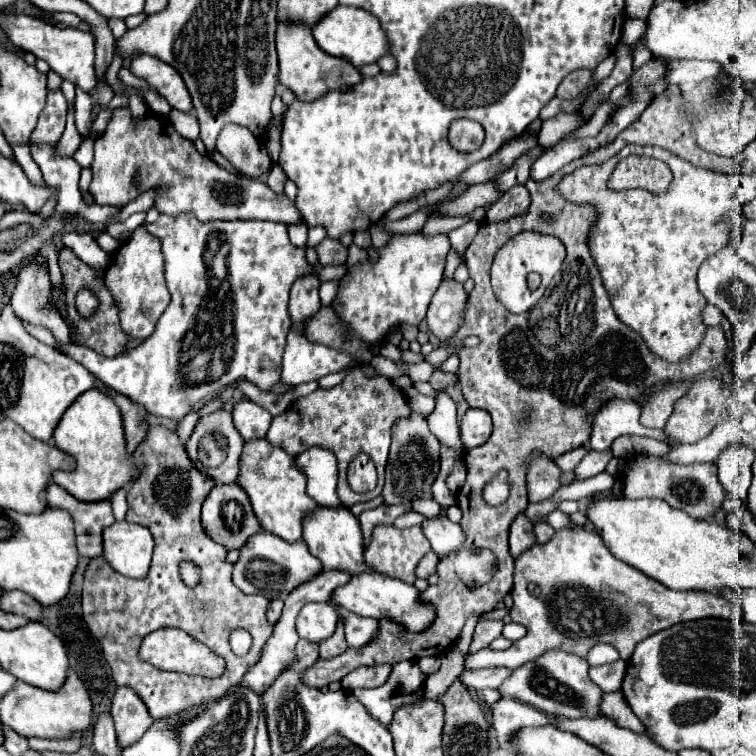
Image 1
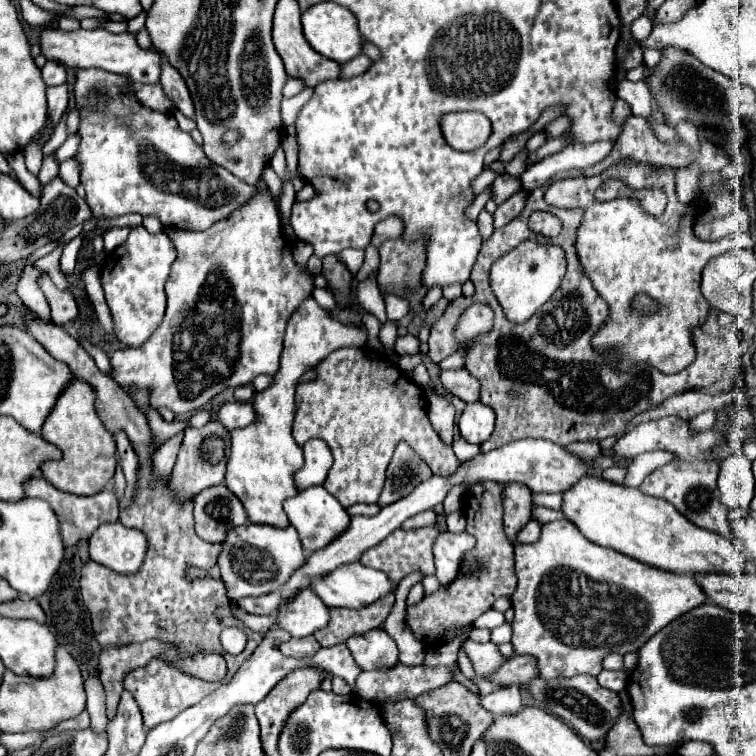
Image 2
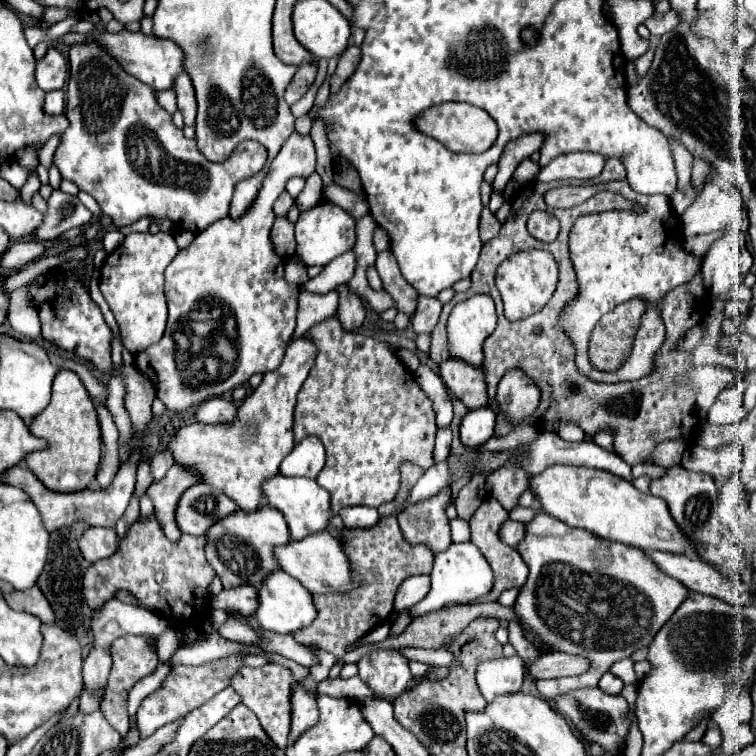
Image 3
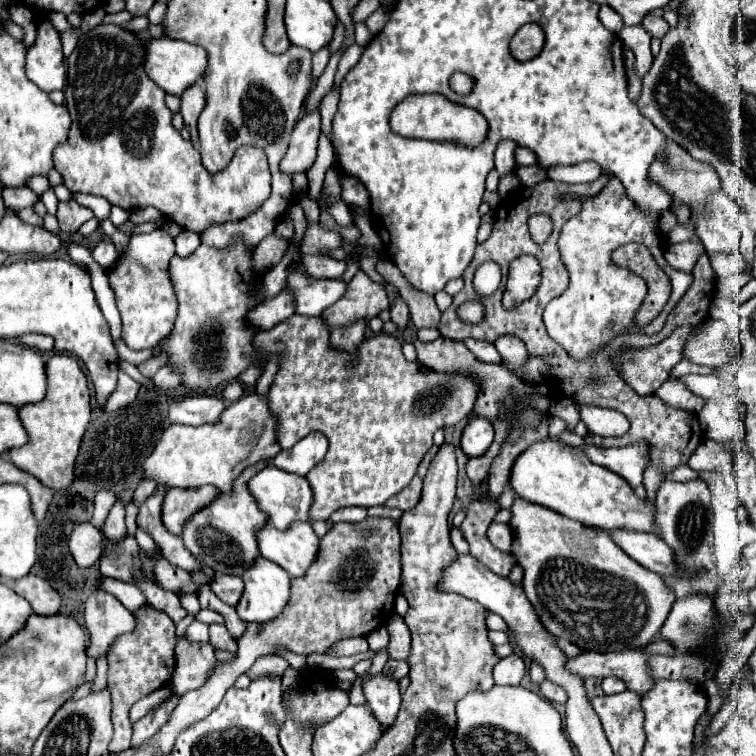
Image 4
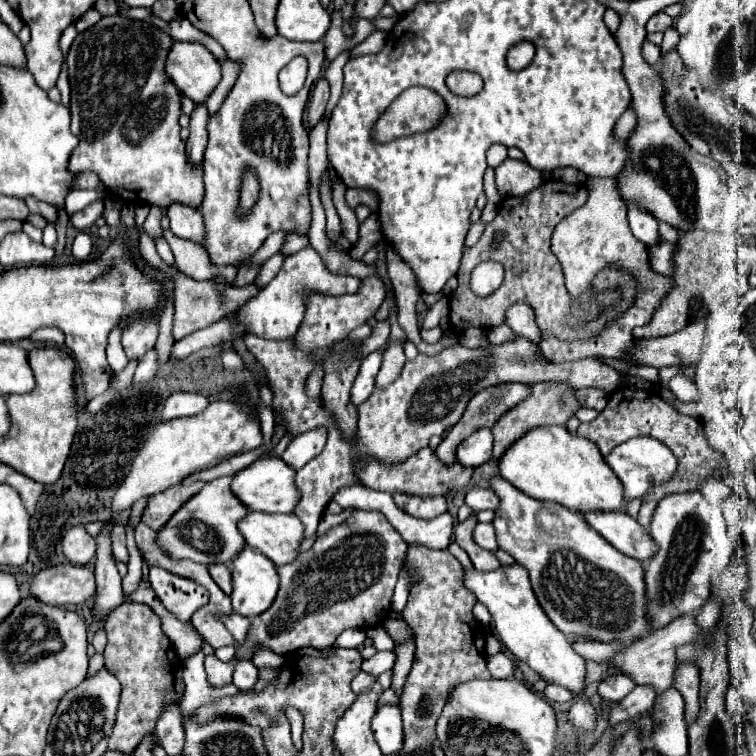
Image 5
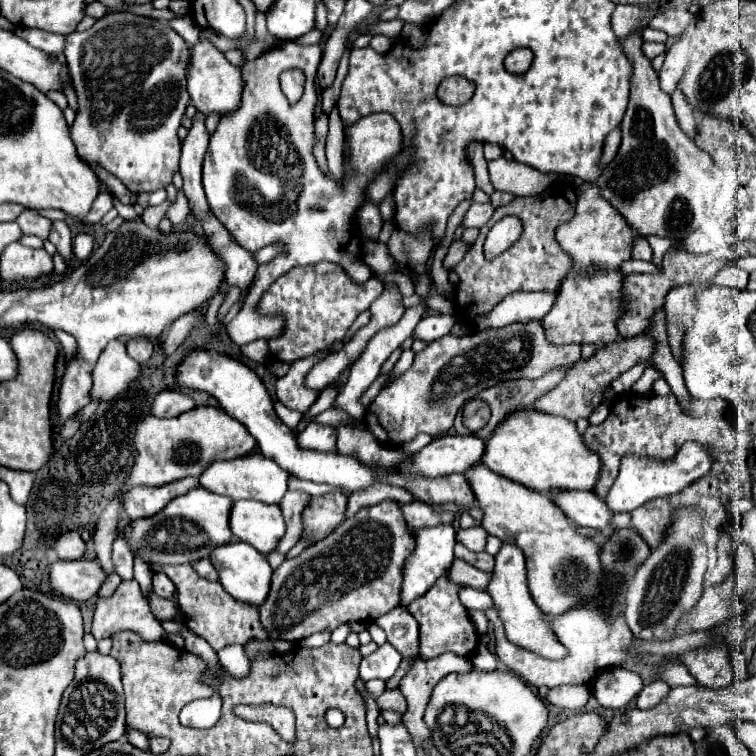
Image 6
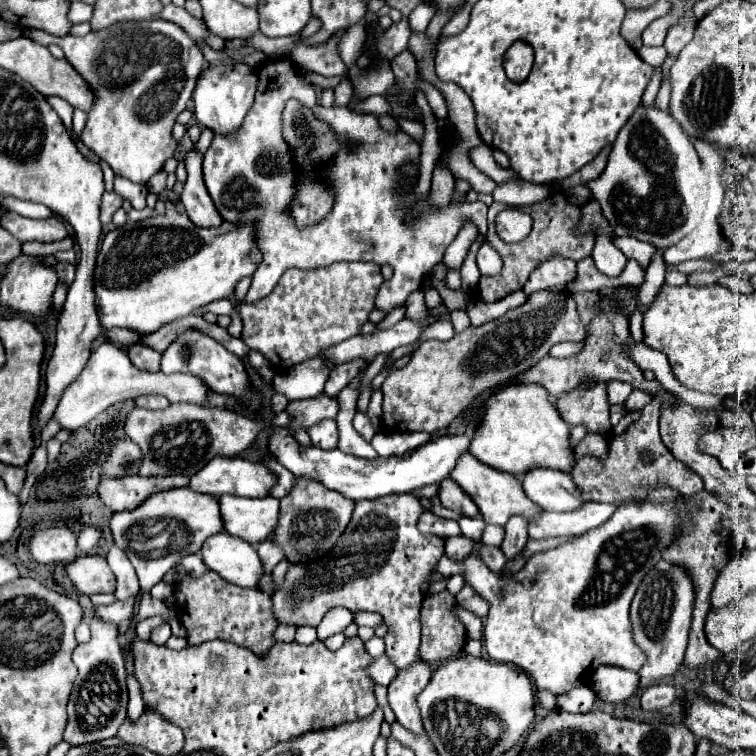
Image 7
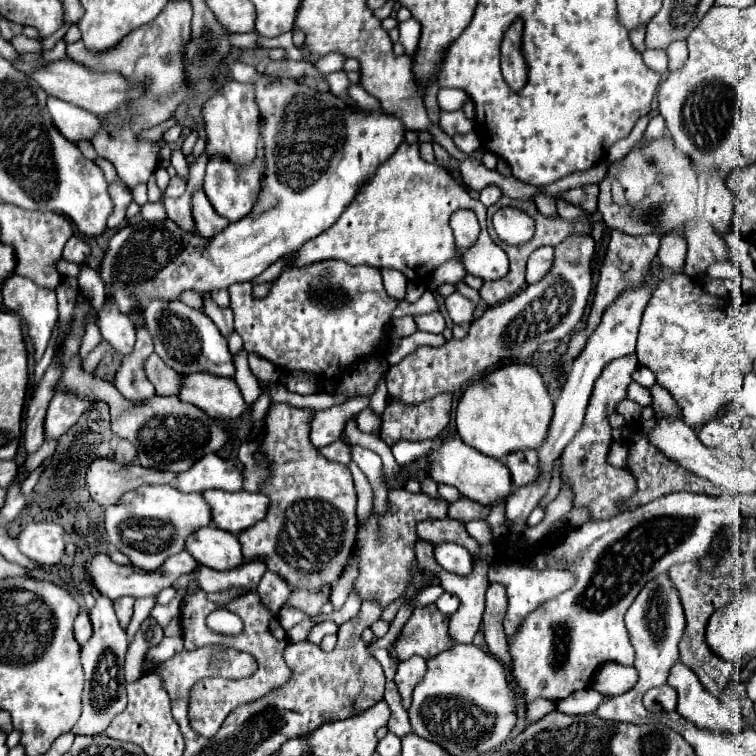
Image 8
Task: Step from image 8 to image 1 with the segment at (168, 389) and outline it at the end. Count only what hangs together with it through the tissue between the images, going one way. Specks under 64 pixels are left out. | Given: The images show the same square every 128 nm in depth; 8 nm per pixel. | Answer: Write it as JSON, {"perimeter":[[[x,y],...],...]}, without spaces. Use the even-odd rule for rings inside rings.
{"perimeter":[[[142,226],[134,230],[132,238],[120,246],[106,270],[106,284],[120,308],[120,324],[130,338],[148,338],[162,312],[170,304],[170,294],[164,284],[164,254],[160,242]]]}

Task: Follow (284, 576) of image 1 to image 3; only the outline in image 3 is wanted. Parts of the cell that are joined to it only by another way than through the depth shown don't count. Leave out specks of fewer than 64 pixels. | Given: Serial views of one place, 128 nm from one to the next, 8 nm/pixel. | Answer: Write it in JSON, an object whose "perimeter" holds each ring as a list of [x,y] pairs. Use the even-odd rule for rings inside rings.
{"perimeter":[[[258,508],[256,512],[236,512],[236,516],[226,516],[220,524],[208,530],[208,548],[206,556],[216,574],[222,580],[222,586],[238,588],[238,586],[260,586],[266,576],[278,570],[278,560],[274,558],[274,548],[286,546],[290,542],[290,530],[284,516],[270,508]]]}

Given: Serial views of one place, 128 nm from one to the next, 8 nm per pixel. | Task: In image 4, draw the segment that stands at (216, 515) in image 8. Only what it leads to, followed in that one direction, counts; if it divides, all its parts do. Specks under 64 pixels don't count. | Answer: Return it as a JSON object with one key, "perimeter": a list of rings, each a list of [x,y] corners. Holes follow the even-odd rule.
{"perimeter":[[[310,522],[292,524],[292,528],[280,532],[274,526],[260,532],[260,554],[278,566],[282,566],[292,578],[300,578],[316,562],[320,550],[320,538]]]}

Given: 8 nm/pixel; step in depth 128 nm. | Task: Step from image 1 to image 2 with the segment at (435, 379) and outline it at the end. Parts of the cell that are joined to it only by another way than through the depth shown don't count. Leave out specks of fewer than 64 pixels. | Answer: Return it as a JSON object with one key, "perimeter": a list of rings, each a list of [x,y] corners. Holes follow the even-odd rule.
{"perimeter":[[[464,368],[440,372],[440,382],[446,392],[458,396],[464,402],[476,402],[480,394],[480,382]]]}

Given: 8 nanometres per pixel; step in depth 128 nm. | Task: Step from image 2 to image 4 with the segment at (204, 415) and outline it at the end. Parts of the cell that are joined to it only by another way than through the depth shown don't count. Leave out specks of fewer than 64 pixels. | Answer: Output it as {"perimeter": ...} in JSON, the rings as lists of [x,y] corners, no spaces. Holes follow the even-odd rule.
{"perimeter":[[[142,478],[140,484],[138,484],[138,488],[136,488],[136,492],[134,492],[134,502],[136,502],[136,506],[138,506],[142,500],[146,500],[146,498],[156,490],[156,486],[158,486],[156,480],[152,480],[152,478]]]}

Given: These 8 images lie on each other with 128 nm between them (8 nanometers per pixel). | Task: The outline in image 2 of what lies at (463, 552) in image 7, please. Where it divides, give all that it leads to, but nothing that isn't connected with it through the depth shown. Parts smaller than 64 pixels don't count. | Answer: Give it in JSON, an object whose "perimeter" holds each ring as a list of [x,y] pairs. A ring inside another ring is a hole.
{"perimeter":[[[530,520],[530,524],[526,524],[526,526],[520,530],[518,542],[528,542],[528,544],[536,542],[536,540],[540,538],[540,528],[542,528],[542,524],[540,524],[540,522]]]}

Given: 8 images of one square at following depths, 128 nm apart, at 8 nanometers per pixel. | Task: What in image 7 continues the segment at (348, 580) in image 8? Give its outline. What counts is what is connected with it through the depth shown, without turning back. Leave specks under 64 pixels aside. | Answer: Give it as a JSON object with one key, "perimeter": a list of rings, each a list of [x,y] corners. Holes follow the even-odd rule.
{"perimeter":[[[332,608],[324,620],[316,626],[316,632],[318,632],[318,640],[324,642],[326,638],[338,634],[338,632],[344,632],[350,624],[354,622],[354,614],[346,608]]]}

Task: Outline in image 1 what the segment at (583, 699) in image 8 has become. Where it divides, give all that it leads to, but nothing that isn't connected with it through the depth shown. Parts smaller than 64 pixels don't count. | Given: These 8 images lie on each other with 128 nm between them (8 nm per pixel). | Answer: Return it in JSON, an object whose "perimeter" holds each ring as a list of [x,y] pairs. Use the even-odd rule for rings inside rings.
{"perimeter":[[[580,528],[576,530],[558,530],[556,536],[548,544],[536,544],[532,550],[524,552],[520,560],[516,560],[516,572],[514,572],[514,588],[512,588],[512,620],[526,626],[528,634],[520,640],[516,640],[508,650],[494,652],[490,648],[484,648],[476,652],[476,656],[466,656],[464,670],[468,668],[490,668],[490,666],[504,666],[504,668],[518,668],[520,664],[526,664],[528,660],[536,660],[546,650],[560,648],[564,652],[572,652],[576,656],[586,656],[588,650],[594,644],[608,642],[612,644],[622,660],[628,660],[634,652],[634,646],[674,624],[690,622],[690,620],[702,620],[702,618],[720,618],[720,620],[732,620],[734,624],[740,624],[744,620],[742,608],[734,602],[728,602],[724,596],[716,592],[674,592],[670,588],[664,588],[658,584],[658,580],[652,580],[644,576],[640,570],[632,568],[630,564],[618,560],[612,556],[604,540],[596,534],[584,532]],[[368,666],[368,668],[356,668],[344,680],[340,680],[342,690],[352,688],[378,688],[388,678],[390,666]]]}

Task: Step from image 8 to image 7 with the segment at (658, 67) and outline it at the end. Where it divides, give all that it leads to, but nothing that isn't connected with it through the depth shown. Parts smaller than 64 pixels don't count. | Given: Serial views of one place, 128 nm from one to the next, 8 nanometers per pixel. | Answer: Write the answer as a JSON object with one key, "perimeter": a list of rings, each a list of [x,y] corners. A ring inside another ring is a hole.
{"perimeter":[[[642,46],[640,50],[638,50],[638,56],[646,62],[646,64],[650,64],[650,66],[660,66],[662,62],[664,62],[664,58],[666,58],[666,48],[664,46],[660,46],[660,48],[650,48],[650,46]]]}

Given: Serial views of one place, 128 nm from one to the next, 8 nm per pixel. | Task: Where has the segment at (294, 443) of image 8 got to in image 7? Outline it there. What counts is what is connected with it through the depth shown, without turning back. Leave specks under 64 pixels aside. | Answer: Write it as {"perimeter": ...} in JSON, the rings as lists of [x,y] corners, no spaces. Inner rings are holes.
{"perimeter":[[[320,394],[316,398],[290,402],[286,410],[290,414],[294,414],[294,422],[290,426],[290,432],[294,432],[296,428],[310,428],[312,424],[316,424],[324,418],[332,418],[332,414],[338,414],[340,404],[338,404],[338,398]],[[296,478],[294,490],[288,494],[288,498],[280,500],[280,524],[274,532],[274,540],[280,540],[280,546],[290,562],[306,564],[310,556],[324,556],[324,552],[336,544],[340,532],[344,532],[348,526],[352,510],[354,502],[340,496],[340,492],[332,492],[314,480]]]}

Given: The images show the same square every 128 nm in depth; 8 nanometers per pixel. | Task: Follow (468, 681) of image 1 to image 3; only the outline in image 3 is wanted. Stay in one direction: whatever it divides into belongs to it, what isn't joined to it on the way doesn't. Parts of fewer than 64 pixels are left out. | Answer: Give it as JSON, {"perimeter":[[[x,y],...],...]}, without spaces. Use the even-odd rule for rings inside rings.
{"perimeter":[[[544,652],[534,662],[530,662],[526,670],[534,680],[576,676],[588,670],[588,660],[580,660],[580,656],[568,656],[562,652]]]}

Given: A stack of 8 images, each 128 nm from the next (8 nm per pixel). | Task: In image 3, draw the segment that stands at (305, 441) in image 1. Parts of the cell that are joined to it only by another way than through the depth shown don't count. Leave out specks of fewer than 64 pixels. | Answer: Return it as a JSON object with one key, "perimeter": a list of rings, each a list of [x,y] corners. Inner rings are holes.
{"perimeter":[[[336,318],[308,332],[318,346],[318,358],[298,392],[294,410],[295,443],[314,434],[326,448],[326,466],[316,482],[332,494],[332,510],[392,502],[400,486],[400,464],[410,460],[420,468],[434,466],[436,414],[414,374],[386,342],[342,330]]]}

